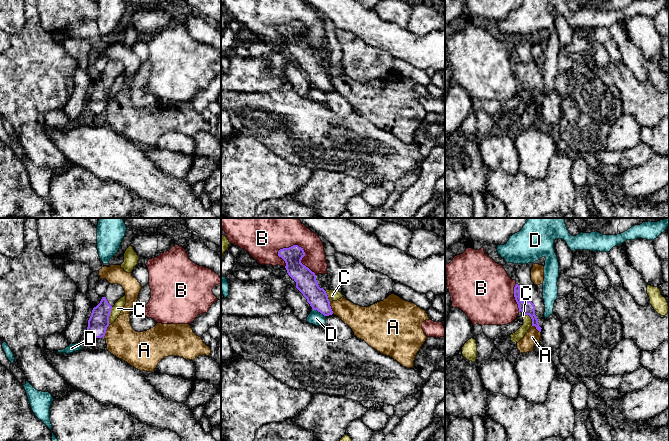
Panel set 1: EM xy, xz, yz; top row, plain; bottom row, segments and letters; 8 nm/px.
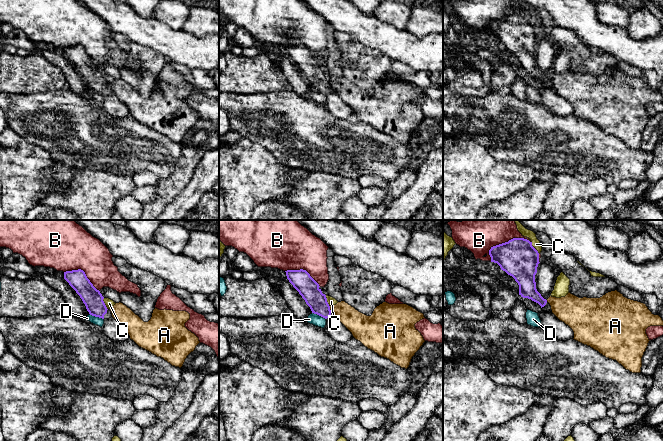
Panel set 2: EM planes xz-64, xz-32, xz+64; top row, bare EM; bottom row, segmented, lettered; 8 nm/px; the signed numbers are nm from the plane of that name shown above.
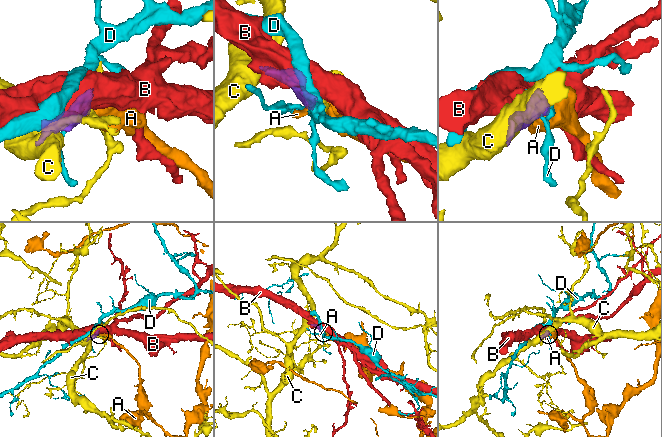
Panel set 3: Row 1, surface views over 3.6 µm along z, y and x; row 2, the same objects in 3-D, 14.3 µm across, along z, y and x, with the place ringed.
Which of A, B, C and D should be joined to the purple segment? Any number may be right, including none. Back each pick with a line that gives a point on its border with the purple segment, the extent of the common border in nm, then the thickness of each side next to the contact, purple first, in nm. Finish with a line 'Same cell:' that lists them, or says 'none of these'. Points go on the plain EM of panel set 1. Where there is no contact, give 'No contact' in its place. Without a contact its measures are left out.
Same cell: none of these

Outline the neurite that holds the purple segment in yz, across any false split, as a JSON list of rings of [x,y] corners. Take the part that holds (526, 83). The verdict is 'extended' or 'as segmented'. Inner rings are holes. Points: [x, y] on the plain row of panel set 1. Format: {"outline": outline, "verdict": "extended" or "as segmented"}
{"outline": [[[543,59],[524,64],[516,60],[514,63],[514,73],[518,80],[519,87],[523,91],[529,91],[532,95],[532,102],[541,108],[545,97],[545,81],[543,76]]], "verdict": "extended"}

